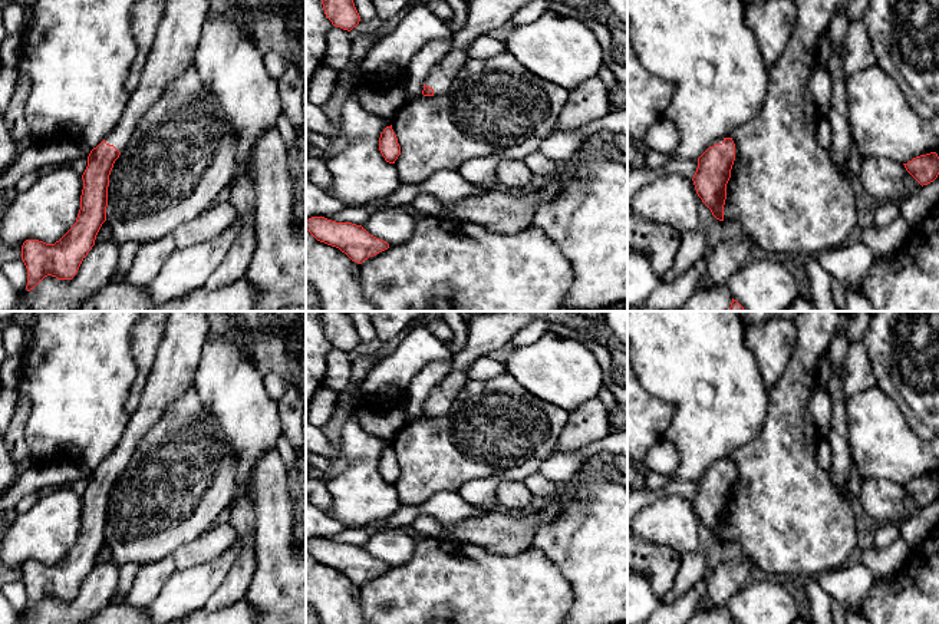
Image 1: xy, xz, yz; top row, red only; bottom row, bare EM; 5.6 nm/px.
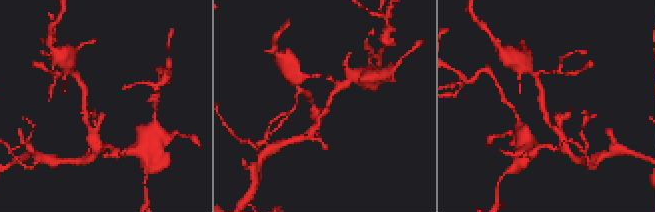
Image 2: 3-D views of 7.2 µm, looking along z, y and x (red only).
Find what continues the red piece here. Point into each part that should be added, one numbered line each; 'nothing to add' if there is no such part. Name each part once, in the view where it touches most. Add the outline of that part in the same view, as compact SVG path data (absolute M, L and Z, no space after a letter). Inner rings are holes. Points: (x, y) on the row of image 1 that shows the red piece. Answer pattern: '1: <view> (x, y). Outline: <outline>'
1: xy (178, 33). Outline: M167 0L138 86L131 93L118 125L105 138L106 143L123 152L142 115L174 79L194 65L208 9L208 0Z

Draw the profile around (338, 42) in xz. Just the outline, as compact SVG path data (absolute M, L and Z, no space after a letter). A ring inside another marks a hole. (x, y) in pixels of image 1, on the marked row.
M333 26L326 36L323 63L340 72L346 67L352 52L352 39L347 30Z

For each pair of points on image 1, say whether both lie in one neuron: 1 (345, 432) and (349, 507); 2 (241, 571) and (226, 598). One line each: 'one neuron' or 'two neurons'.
1: one neuron
2: one neuron

